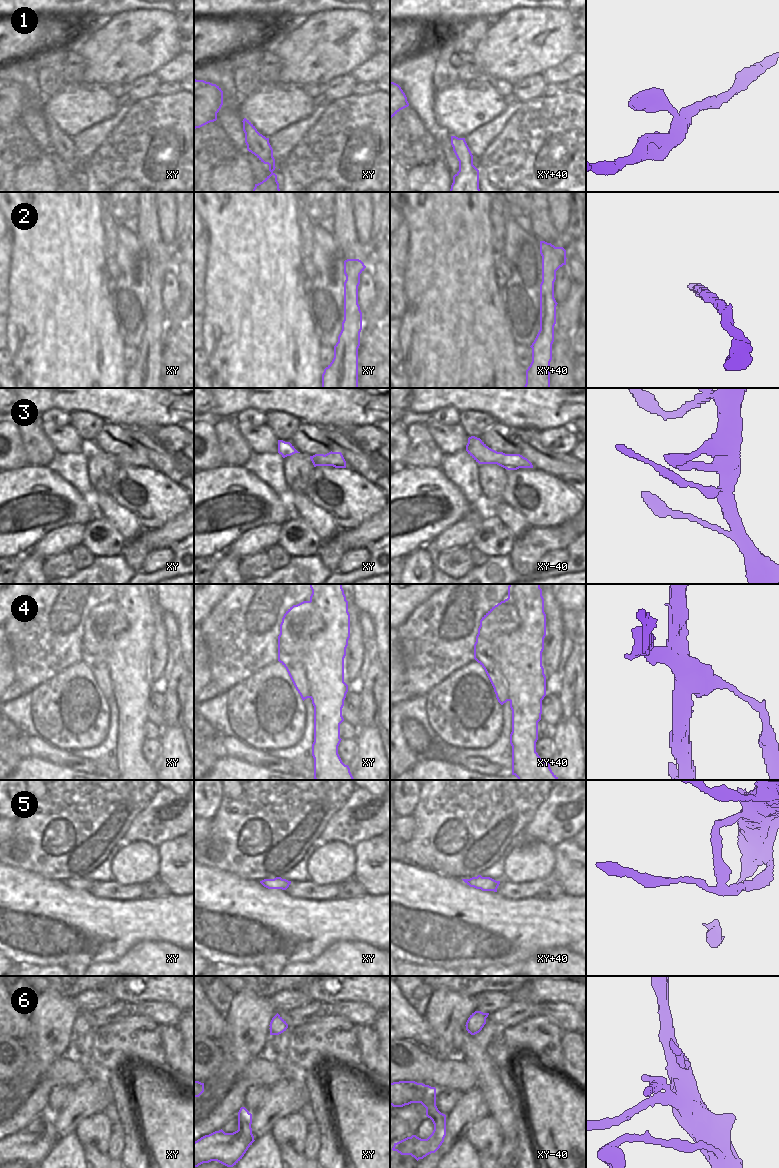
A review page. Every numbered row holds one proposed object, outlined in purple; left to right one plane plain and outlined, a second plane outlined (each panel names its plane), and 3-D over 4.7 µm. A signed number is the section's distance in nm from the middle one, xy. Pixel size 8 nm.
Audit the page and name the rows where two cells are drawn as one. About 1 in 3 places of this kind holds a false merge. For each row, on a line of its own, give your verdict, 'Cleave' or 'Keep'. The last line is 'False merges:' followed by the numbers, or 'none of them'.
1: Keep
2: Keep
3: Cleave
4: Cleave
5: Cleave
6: Keep
False merges: 3, 4, 5.

